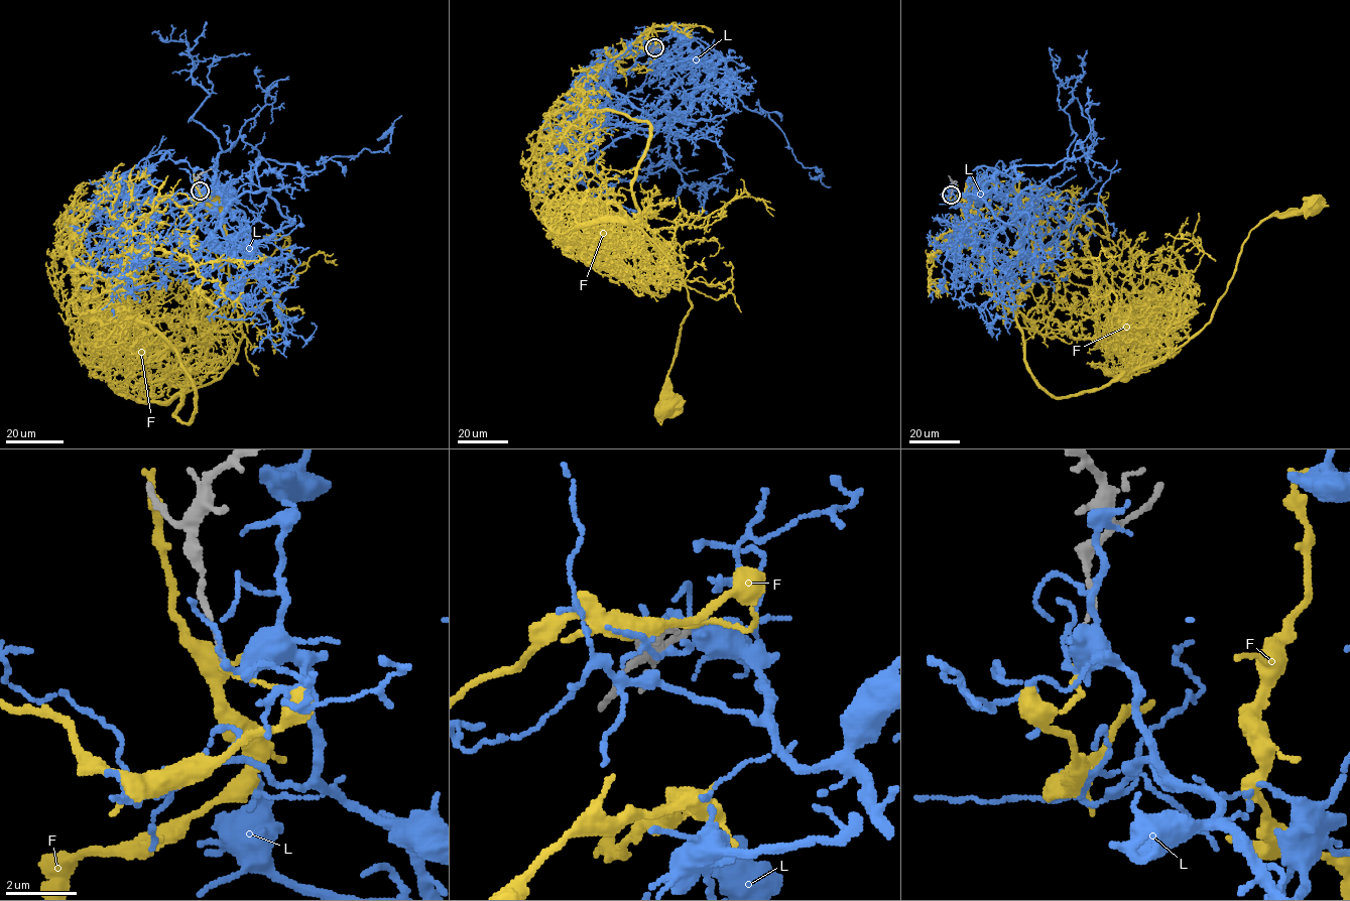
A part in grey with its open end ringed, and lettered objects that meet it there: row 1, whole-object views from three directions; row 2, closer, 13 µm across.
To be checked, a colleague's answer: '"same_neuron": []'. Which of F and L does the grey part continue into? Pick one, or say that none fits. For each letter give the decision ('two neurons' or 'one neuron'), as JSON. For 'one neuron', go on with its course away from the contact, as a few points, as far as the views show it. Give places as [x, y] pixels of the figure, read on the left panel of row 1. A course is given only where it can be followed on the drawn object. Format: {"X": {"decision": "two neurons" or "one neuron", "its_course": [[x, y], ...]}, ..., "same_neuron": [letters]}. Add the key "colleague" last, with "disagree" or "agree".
{"F": {"decision": "two neurons"}, "L": {"decision": "two neurons"}, "same_neuron": [], "colleague": "agree"}

